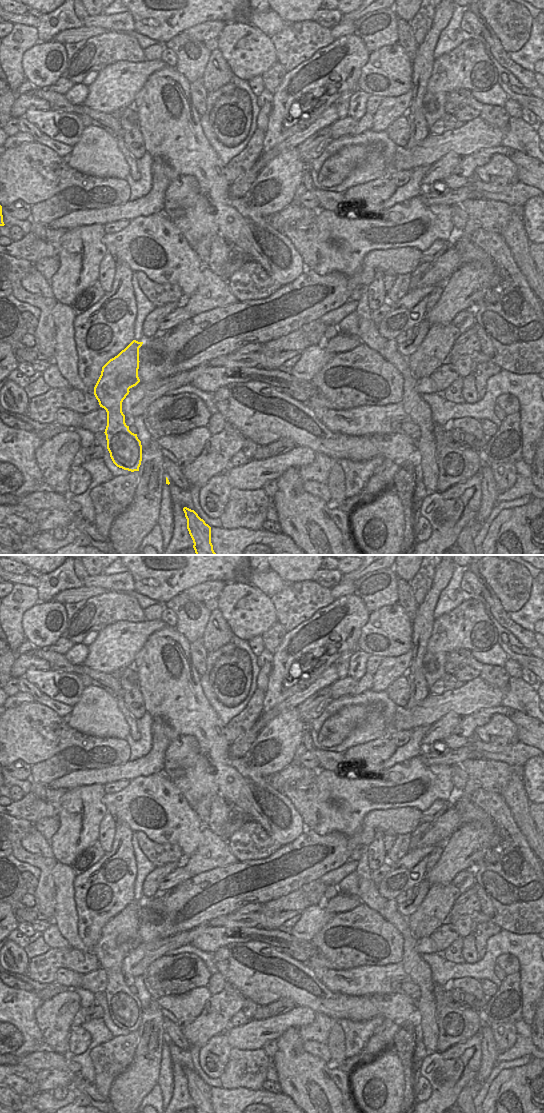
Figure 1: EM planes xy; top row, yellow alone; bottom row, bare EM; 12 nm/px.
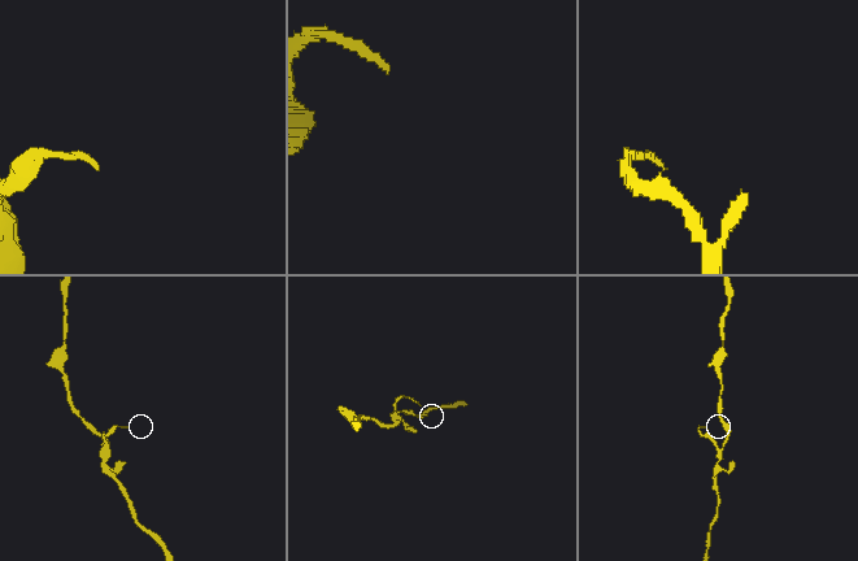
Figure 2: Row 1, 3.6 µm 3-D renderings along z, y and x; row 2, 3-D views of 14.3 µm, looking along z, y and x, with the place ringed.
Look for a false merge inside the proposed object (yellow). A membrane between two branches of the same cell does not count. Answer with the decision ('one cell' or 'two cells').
two cells

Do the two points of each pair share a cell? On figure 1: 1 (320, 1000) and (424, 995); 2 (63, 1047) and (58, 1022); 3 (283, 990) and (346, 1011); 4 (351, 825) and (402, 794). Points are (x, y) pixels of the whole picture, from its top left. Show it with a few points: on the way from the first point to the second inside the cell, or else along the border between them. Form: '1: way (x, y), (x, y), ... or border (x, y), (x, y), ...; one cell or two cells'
1: border (414, 1000), (416, 1008); two cells
2: way (58, 1041), (58, 1028); one cell
3: way (299, 990), (311, 992), (322, 1001), (330, 1003); one cell
4: way (360, 811), (377, 794), (388, 794); one cell

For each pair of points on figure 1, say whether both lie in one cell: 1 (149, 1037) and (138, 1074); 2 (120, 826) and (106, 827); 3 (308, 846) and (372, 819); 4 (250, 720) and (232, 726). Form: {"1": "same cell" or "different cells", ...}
{"1": "same cell", "2": "different cells", "3": "same cell", "4": "same cell"}

